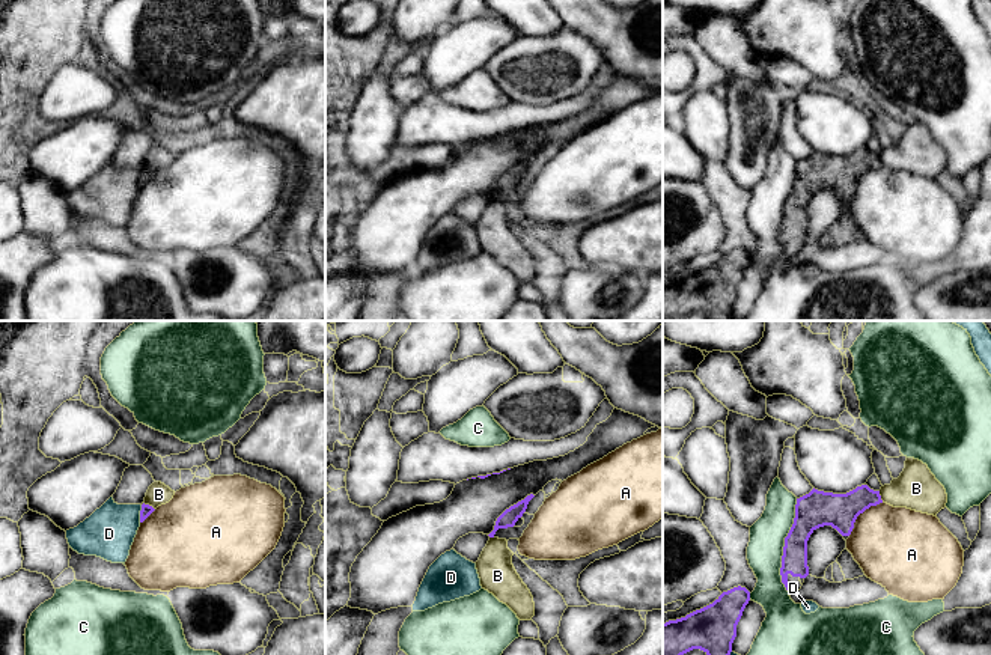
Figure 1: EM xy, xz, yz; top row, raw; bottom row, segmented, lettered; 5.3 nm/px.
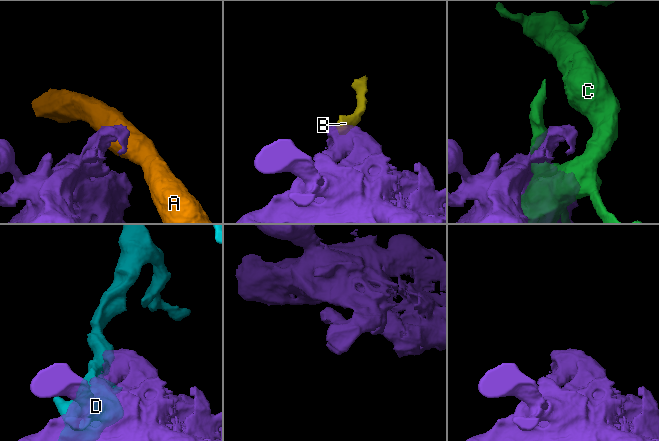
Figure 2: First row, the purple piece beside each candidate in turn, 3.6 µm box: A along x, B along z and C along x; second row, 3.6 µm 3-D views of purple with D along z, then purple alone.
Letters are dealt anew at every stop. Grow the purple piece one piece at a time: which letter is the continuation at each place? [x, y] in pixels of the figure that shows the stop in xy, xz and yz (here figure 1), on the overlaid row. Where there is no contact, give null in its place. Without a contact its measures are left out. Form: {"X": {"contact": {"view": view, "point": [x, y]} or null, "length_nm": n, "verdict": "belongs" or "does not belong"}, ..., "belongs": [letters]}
{"A": {"contact": {"view": "yz", "point": [860, 512]}, "length_nm": 260, "verdict": "does not belong"}, "B": {"contact": {"view": "xy", "point": [148, 505]}, "length_nm": 80, "verdict": "does not belong"}, "C": {"contact": {"view": "yz", "point": [785, 545]}, "length_nm": 500, "verdict": "does not belong"}, "D": {"contact": {"view": "xy", "point": [140, 514]}, "length_nm": 100, "verdict": "does not belong"}, "belongs": []}

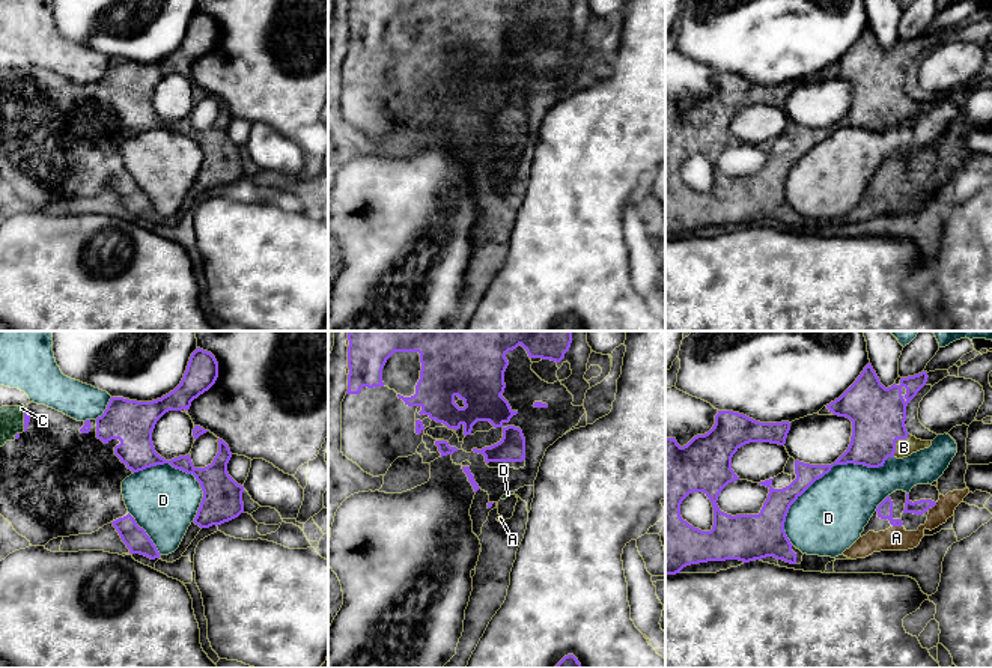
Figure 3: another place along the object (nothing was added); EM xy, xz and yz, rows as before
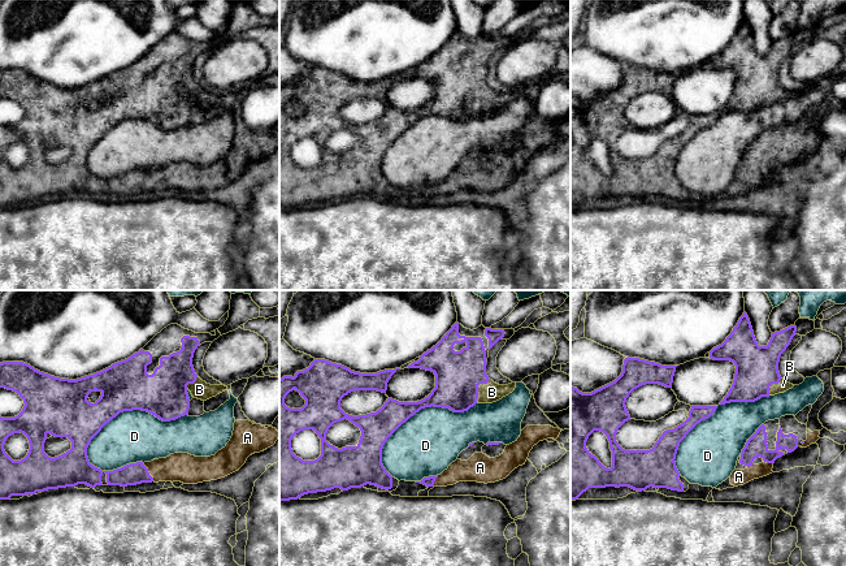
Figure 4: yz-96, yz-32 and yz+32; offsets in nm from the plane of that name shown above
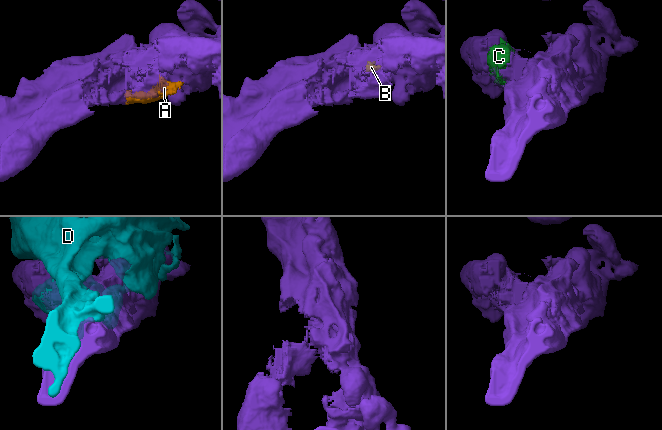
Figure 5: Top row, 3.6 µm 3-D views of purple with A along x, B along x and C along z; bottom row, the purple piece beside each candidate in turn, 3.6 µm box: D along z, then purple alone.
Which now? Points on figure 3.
{"A": {"contact": {"view": "yz", "point": [897, 525]}, "length_nm": 60, "verdict": "belongs"}, "B": {"contact": {"view": "yz", "point": [894, 443]}, "length_nm": 150, "verdict": "belongs"}, "C": {"contact": {"view": "xy", "point": [24, 422]}, "length_nm": 100, "verdict": "belongs"}, "D": {"contact": {"view": "yz", "point": [824, 474]}, "length_nm": 700, "verdict": "does not belong"}, "belongs": ["A", "B", "C"]}

